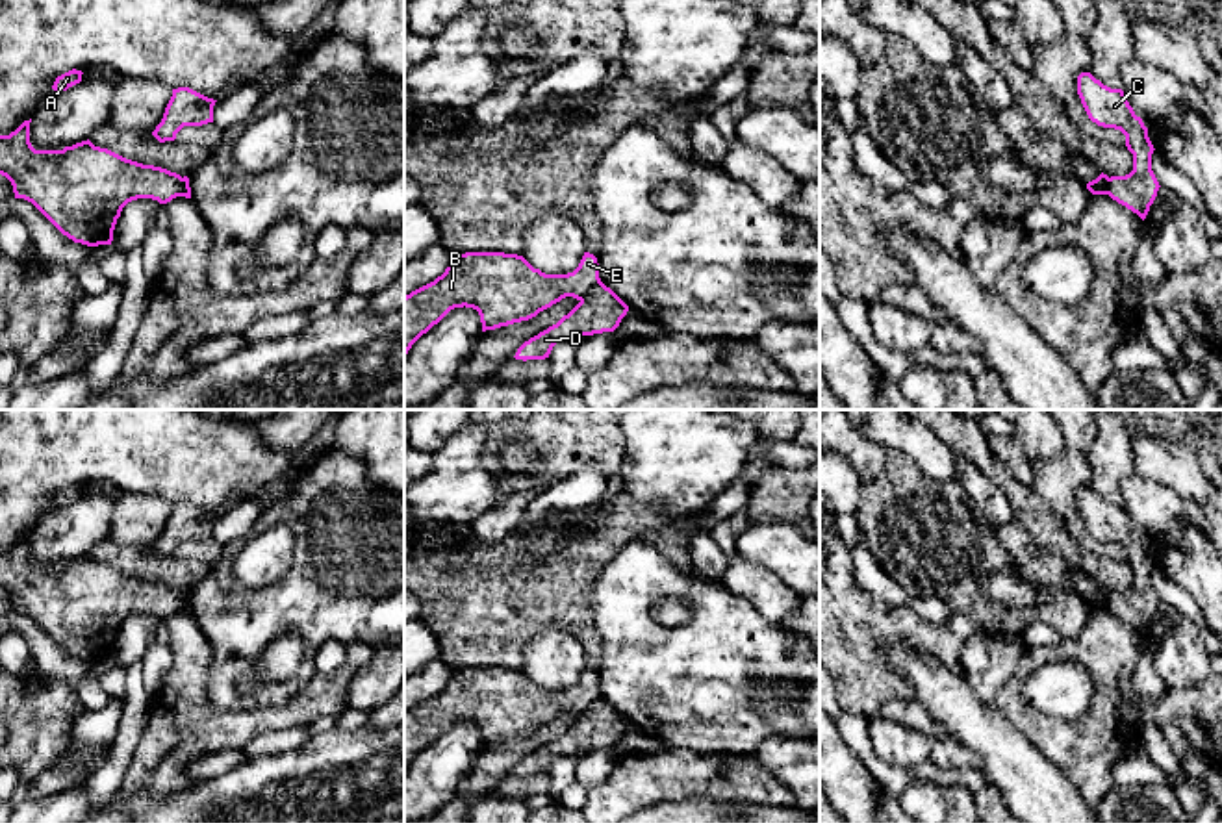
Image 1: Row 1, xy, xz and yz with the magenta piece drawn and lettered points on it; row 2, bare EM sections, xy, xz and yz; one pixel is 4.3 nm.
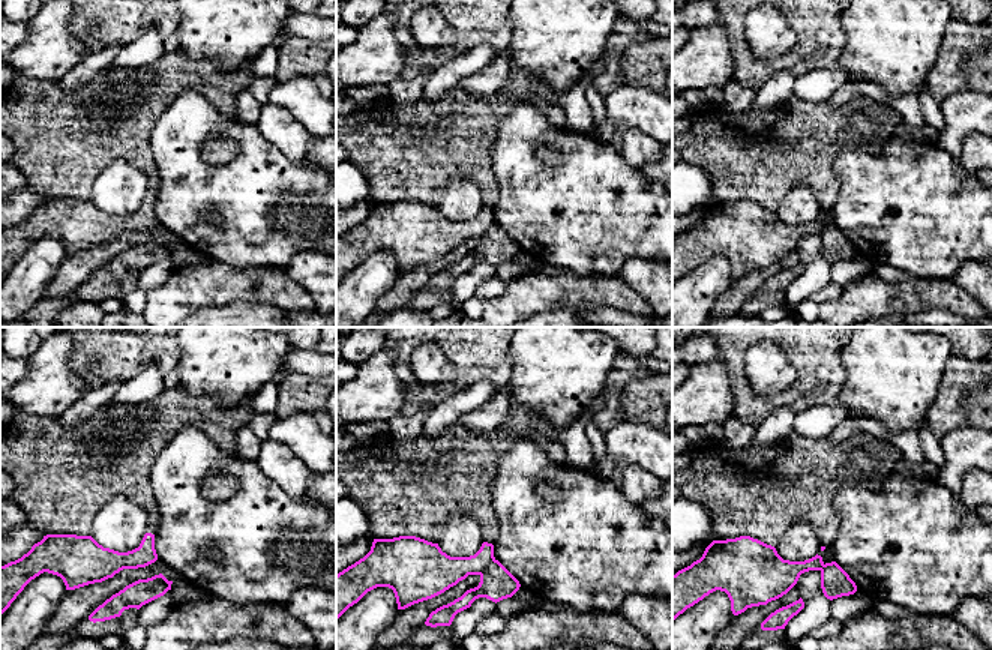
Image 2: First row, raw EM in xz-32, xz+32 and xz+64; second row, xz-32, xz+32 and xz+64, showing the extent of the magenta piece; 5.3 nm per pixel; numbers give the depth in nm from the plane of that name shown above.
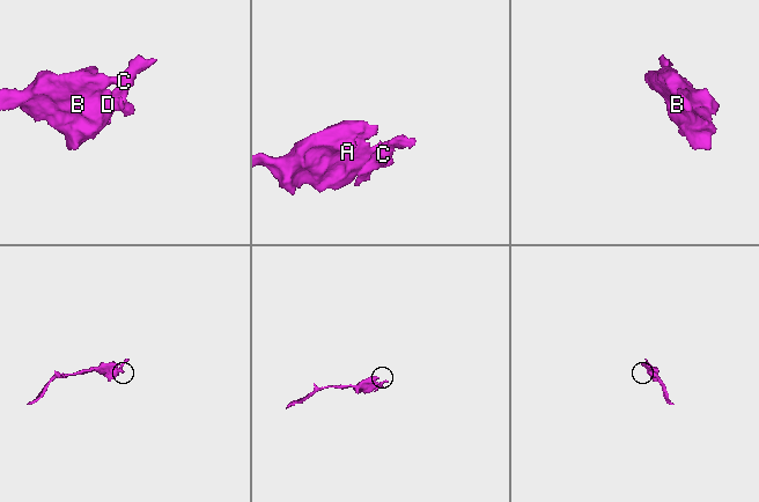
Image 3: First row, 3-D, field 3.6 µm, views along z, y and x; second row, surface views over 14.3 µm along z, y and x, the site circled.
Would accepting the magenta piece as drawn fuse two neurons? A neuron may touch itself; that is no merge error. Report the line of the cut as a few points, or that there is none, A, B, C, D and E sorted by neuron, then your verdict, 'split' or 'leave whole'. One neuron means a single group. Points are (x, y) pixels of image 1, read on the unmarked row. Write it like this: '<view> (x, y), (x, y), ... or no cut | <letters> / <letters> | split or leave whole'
xz (599, 696), (581, 716) | A B E / C D | split

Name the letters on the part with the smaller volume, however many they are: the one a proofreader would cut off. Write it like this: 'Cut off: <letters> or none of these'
Cut off: C, D

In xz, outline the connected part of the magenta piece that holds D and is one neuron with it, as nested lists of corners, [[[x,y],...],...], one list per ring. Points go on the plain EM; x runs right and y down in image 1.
[[[599,697],[567,730],[556,740],[525,756],[516,775],[545,775],[560,756],[582,751],[614,747],[627,730],[629,721],[603,697]]]

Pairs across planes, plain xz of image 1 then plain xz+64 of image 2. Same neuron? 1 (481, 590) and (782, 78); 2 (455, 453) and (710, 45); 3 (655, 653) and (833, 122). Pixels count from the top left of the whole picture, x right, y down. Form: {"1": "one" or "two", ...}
{"1": "two", "2": "one", "3": "two"}

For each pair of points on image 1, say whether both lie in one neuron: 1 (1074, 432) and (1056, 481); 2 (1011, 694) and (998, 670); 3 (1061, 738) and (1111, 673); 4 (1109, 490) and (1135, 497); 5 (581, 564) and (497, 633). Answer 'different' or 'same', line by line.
1: same
2: different
3: same
4: different
5: same

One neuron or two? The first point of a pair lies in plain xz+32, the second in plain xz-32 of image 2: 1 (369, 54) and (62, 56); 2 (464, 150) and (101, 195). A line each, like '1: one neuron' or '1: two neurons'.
1: one neuron
2: two neurons

